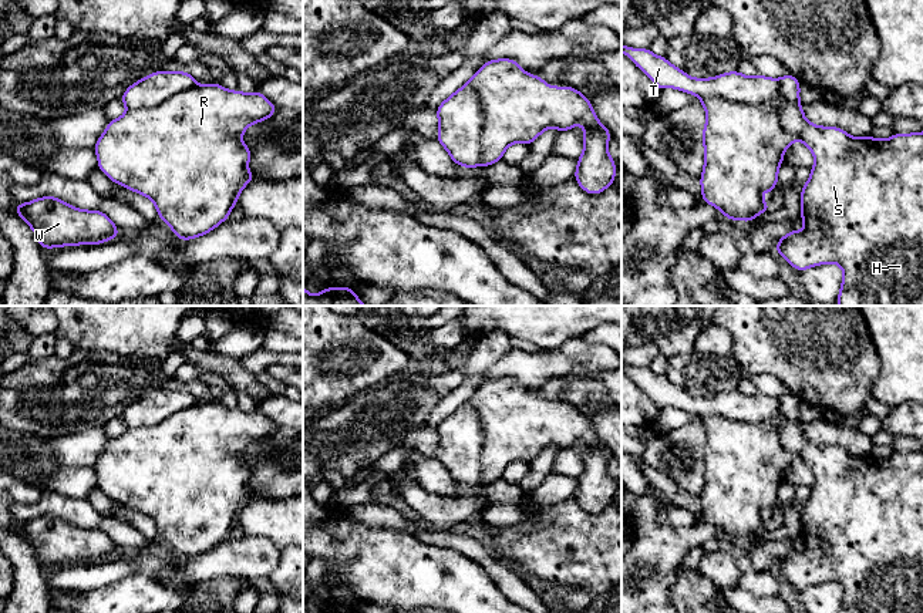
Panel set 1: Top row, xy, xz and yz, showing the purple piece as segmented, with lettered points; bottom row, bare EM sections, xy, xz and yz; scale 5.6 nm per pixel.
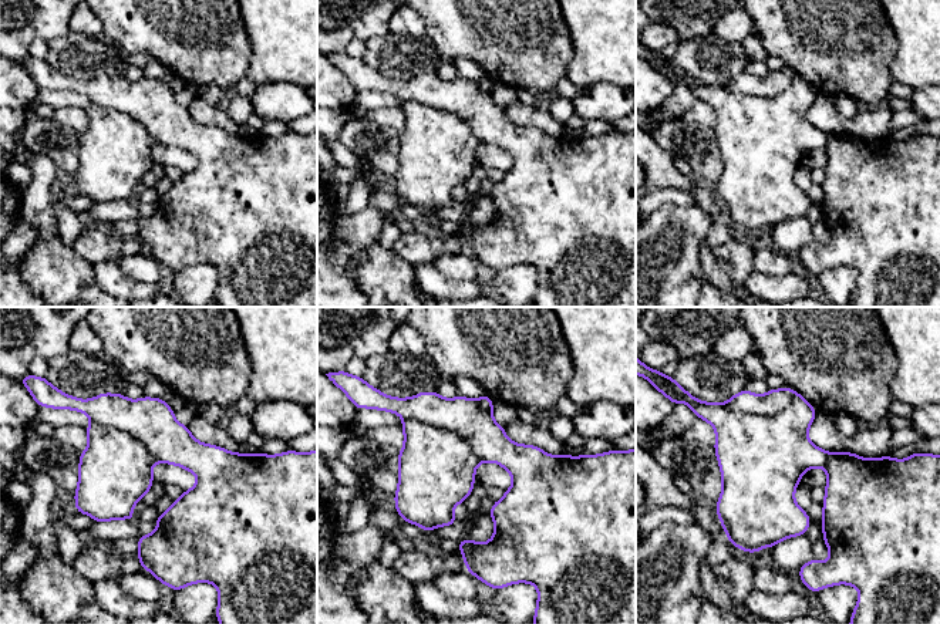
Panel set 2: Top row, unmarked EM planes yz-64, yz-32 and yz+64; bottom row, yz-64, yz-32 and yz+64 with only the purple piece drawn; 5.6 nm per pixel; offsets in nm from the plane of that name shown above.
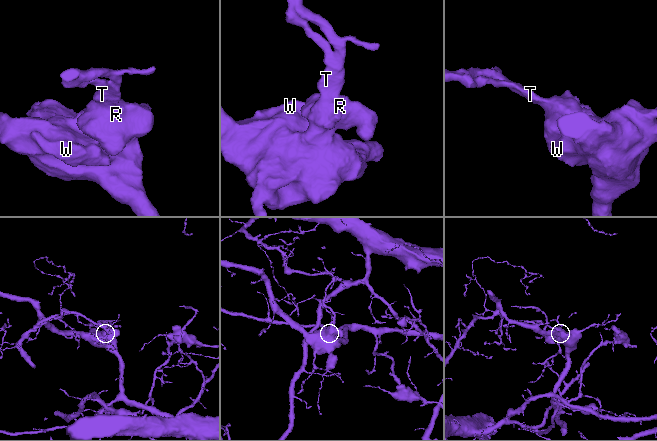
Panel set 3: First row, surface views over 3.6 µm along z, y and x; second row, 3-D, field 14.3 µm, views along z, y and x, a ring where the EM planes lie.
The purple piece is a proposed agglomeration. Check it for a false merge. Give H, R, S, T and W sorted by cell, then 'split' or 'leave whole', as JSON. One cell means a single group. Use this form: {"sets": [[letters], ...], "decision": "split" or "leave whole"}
{"sets": [["H", "S", "T", "W"], ["R"]], "decision": "split"}

